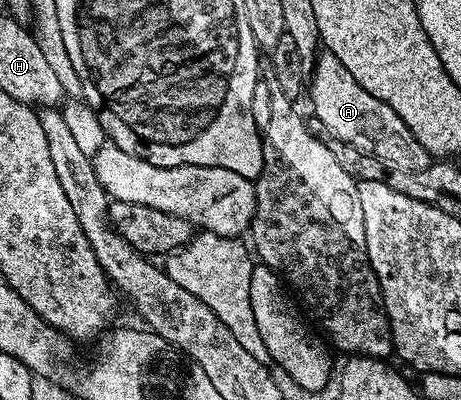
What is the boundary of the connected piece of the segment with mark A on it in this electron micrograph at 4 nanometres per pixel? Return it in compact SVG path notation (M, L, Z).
M322 50L316 56L311 67L311 84L307 93L313 97L312 114L342 141L347 141L347 145L355 145L355 149L371 153L395 169L418 171L429 166L429 151L423 149L419 141L415 141L415 133L403 125L403 117L399 117L391 105L379 101L379 97L371 97L371 93L367 93L367 89L363 89L363 85L359 85L351 73L347 73L343 61L339 61L335 53Z

